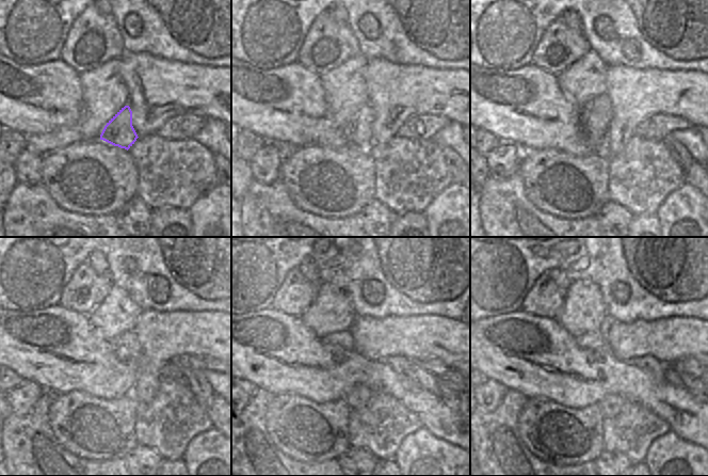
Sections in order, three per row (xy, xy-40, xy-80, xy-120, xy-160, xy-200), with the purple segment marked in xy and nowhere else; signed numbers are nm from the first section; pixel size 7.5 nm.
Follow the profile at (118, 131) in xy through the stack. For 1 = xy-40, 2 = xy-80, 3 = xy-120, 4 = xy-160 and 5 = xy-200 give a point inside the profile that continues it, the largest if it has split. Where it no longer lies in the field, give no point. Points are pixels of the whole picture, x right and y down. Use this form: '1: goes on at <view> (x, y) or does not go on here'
1: goes on at xy-40 (356, 130)
2: goes on at xy-80 (596, 117)
3: goes on at xy-120 (127, 348)
4: goes on at xy-160 (349, 339)
5: goes on at xy-200 (593, 340)

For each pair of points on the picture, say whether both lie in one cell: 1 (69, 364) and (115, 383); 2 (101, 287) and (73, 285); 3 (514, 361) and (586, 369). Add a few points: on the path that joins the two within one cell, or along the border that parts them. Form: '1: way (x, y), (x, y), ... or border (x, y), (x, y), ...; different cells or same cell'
1: way (81, 364), (89, 364), (103, 377); same cell
2: way (94, 287), (80, 285); same cell
3: way (537, 367), (550, 375), (572, 377), (584, 382); same cell

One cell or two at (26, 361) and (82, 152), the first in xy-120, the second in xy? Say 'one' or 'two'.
two

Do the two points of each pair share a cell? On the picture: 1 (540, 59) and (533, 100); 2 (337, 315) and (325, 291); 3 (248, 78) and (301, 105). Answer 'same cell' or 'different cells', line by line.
1: different cells
2: different cells
3: same cell

